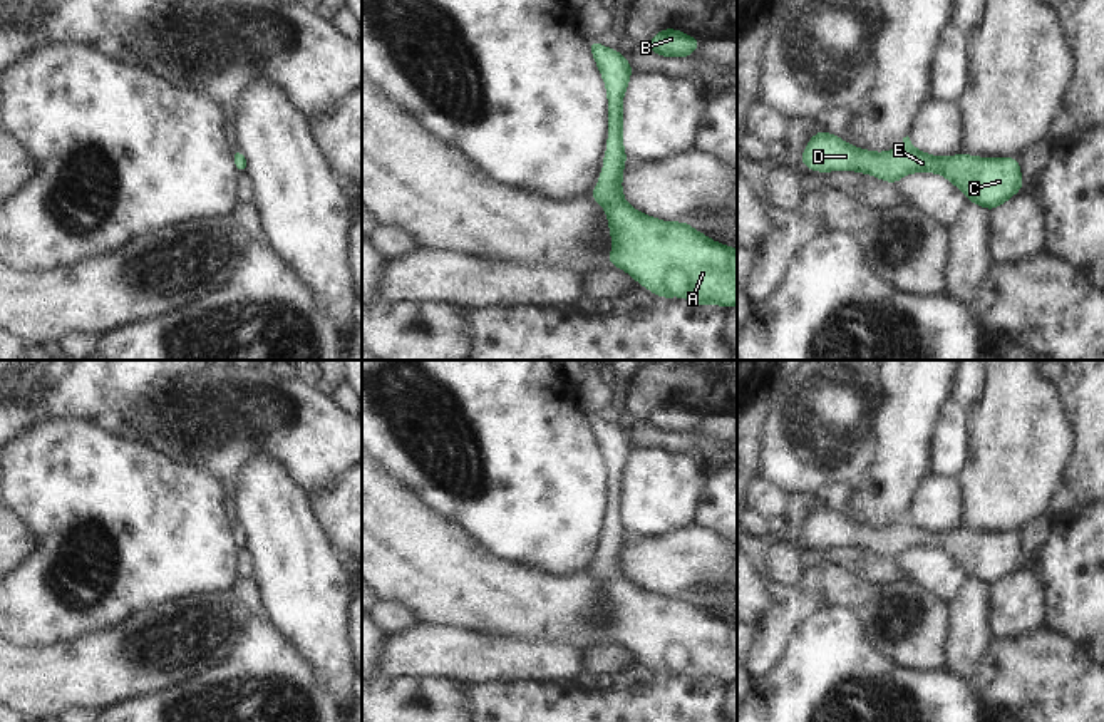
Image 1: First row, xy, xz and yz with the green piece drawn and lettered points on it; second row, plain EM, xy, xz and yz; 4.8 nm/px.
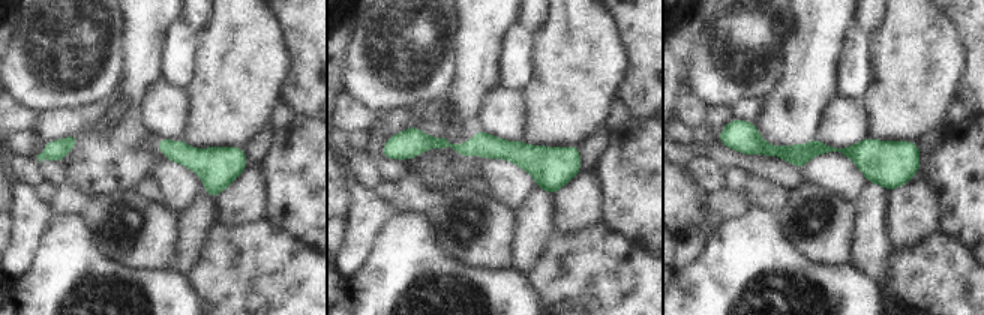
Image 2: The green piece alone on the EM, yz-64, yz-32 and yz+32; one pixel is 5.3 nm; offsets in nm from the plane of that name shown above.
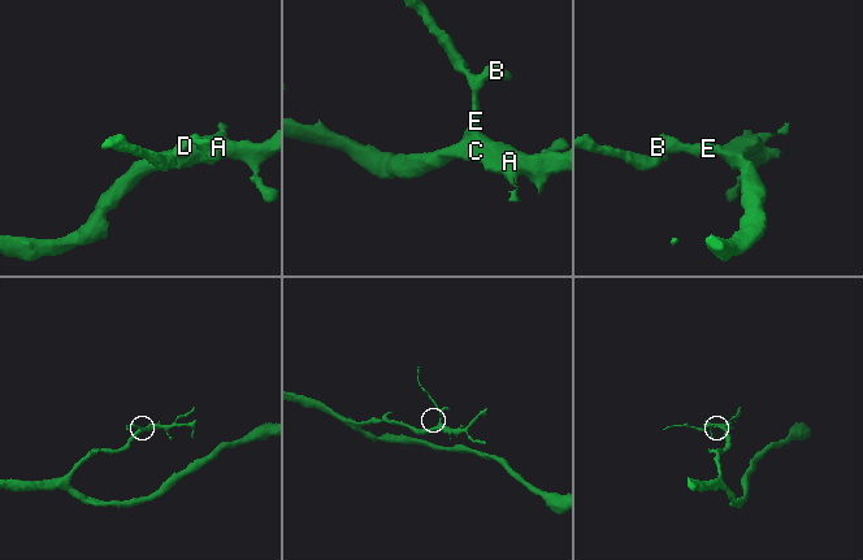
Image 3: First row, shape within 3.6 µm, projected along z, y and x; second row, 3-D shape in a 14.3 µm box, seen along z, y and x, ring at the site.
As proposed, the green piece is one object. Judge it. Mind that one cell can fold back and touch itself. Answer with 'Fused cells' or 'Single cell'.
Single cell

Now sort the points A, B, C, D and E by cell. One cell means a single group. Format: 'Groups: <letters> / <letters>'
Groups: A B C D E

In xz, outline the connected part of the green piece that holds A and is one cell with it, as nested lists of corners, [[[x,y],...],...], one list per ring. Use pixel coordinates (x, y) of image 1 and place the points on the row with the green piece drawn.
[[[590,40],[588,47],[606,85],[608,99],[608,139],[603,156],[603,169],[590,198],[600,203],[608,216],[611,233],[611,253],[608,265],[622,268],[643,288],[660,298],[682,297],[695,305],[720,305],[732,308],[737,305],[737,250],[717,243],[689,226],[687,221],[662,221],[637,211],[625,201],[622,191],[627,152],[623,147],[623,95],[632,79],[632,62],[616,49],[606,49],[600,40]]]

